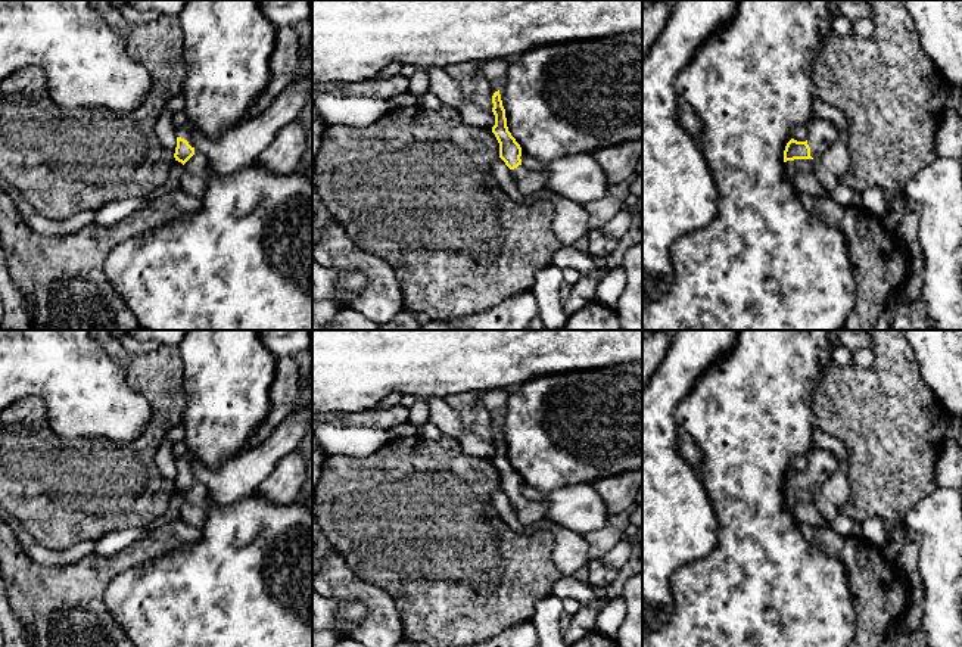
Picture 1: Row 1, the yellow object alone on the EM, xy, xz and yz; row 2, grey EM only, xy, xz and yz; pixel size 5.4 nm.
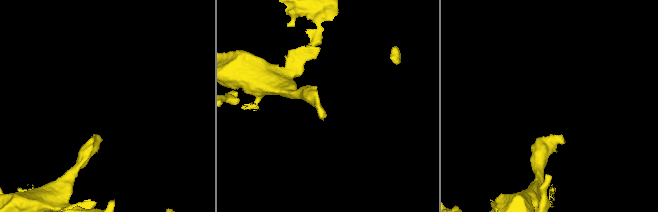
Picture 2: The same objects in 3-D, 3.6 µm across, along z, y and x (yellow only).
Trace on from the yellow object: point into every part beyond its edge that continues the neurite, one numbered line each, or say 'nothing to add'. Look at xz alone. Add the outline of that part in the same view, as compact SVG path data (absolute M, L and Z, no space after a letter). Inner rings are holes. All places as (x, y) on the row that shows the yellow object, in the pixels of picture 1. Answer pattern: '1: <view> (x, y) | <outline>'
1: xz (529, 182) | M519 165L514 169L510 169L517 189L523 195L536 195L539 192L547 192L547 175L538 169L529 169L523 165Z

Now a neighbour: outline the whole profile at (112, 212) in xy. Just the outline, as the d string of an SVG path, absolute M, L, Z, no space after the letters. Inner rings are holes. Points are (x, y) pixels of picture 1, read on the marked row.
M127 197L106 203L94 211L96 223L102 225L112 225L128 215L146 208L152 199L146 197Z

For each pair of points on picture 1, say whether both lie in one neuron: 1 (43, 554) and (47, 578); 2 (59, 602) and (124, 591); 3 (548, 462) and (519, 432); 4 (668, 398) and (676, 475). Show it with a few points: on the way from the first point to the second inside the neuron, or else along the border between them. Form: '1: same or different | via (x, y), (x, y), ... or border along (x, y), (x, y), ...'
1: different | border along (21, 546), (43, 565), (80, 559)
2: different | border along (128, 569), (105, 591), (105, 607), (120, 625)
3: same | via (541, 454), (526, 439)
4: same | via (665, 417), (665, 456)

